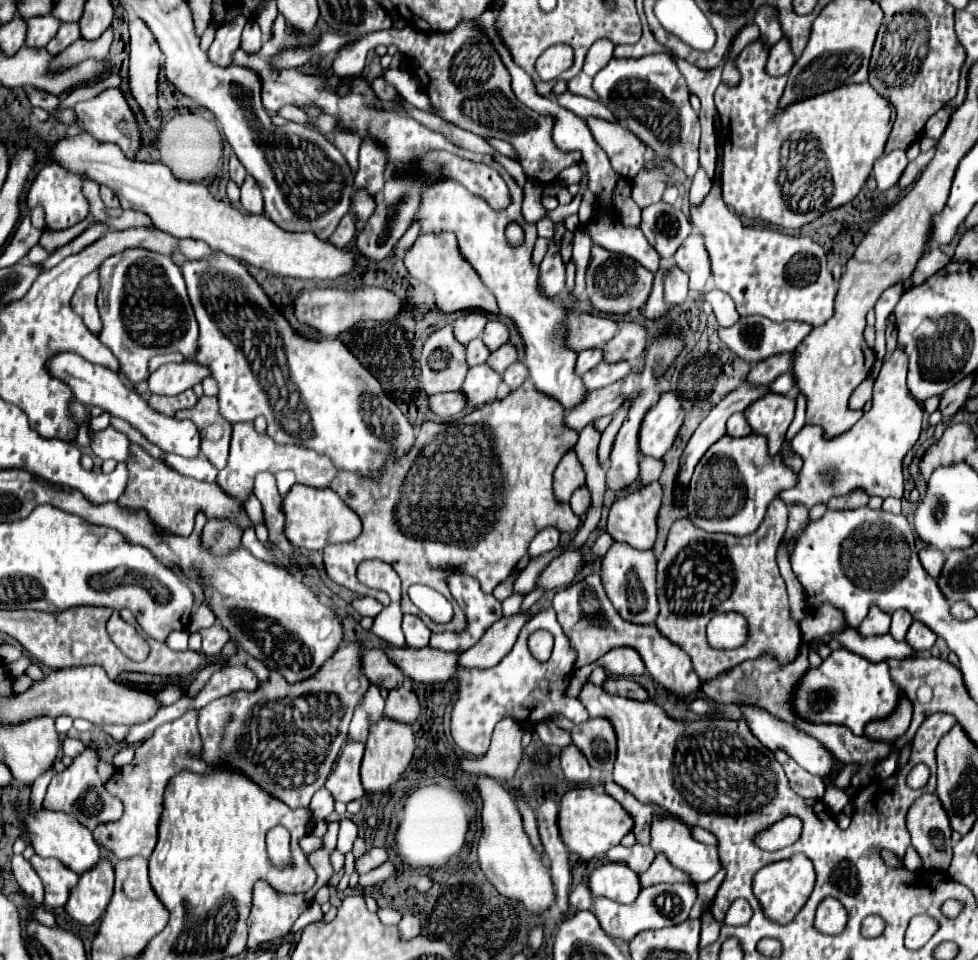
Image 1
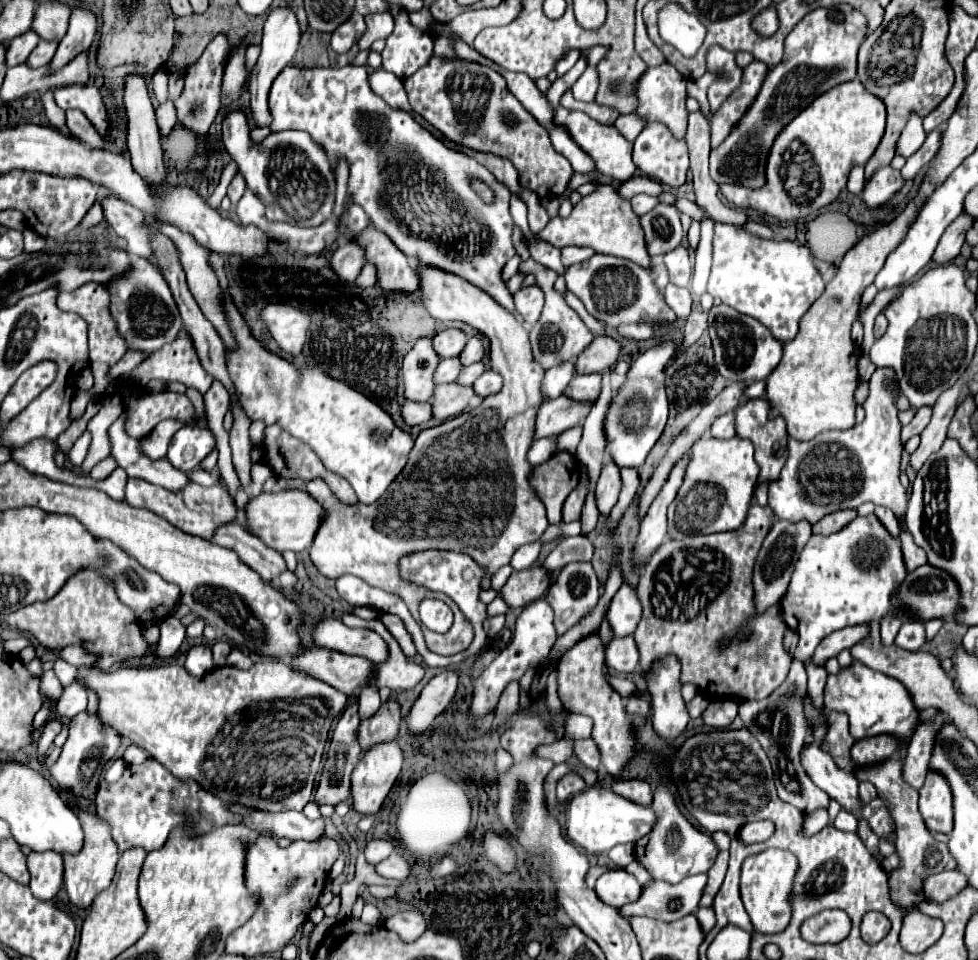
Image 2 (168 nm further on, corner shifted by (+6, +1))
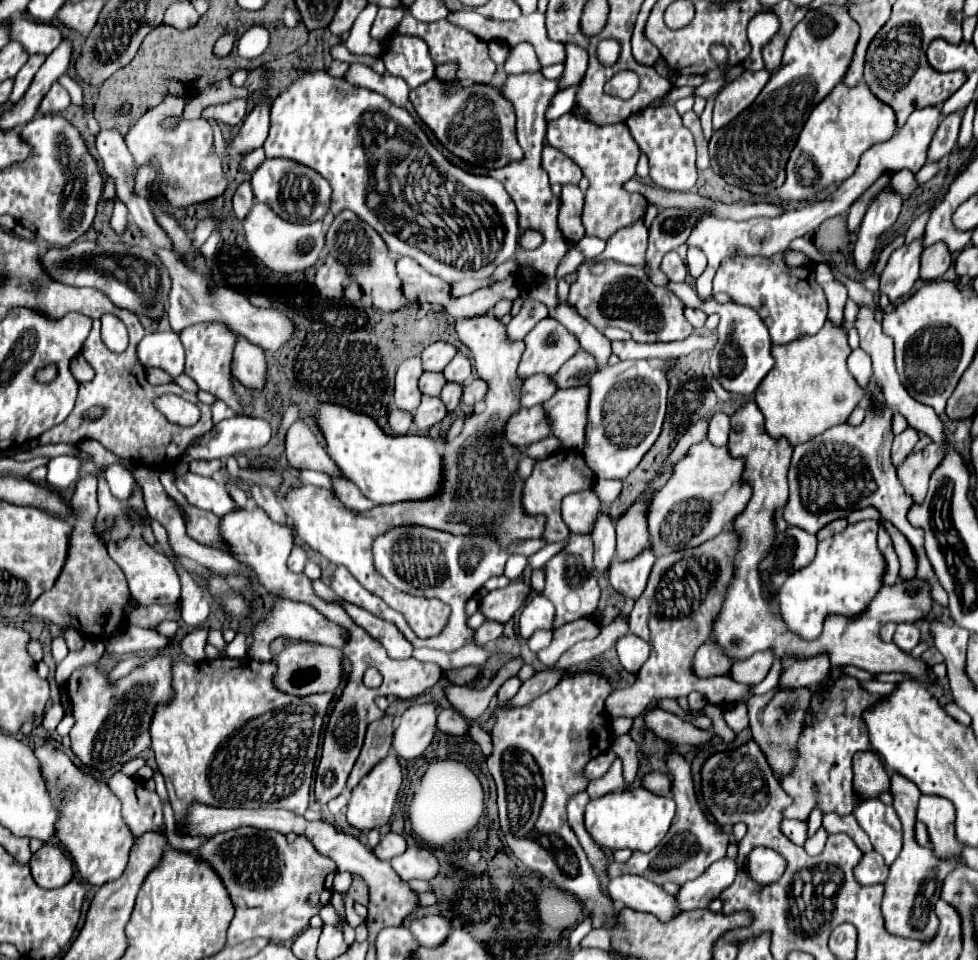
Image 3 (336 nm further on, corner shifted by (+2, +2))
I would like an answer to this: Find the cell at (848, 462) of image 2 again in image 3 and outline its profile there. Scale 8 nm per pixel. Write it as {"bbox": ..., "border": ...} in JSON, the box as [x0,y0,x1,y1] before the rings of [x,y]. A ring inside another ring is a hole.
{"bbox":[782,388,946,606],"border":[[[868,388],[866,418],[860,426],[852,426],[844,422],[818,434],[816,438],[804,444],[798,444],[792,454],[792,464],[788,472],[790,496],[782,508],[782,516],[788,524],[804,528],[810,534],[816,534],[828,522],[836,518],[846,518],[850,510],[876,506],[882,520],[894,524],[914,546],[918,554],[916,576],[926,578],[928,582],[934,582],[934,600],[946,606],[946,592],[934,578],[934,570],[922,550],[922,530],[910,526],[906,518],[908,508],[912,506],[912,496],[904,490],[902,482],[898,480],[896,468],[890,460],[890,448],[894,440],[892,414],[894,412],[886,404],[874,400],[874,390]]]}

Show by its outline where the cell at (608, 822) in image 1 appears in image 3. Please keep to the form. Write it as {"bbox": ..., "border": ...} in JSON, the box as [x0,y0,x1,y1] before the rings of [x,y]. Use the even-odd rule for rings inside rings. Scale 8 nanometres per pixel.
{"bbox":[584,788,676,852],"border":[[[630,788],[620,792],[608,792],[600,798],[592,798],[586,804],[584,822],[592,840],[606,850],[630,848],[650,852],[670,828],[674,810],[676,806],[670,796],[654,796],[644,788]]]}

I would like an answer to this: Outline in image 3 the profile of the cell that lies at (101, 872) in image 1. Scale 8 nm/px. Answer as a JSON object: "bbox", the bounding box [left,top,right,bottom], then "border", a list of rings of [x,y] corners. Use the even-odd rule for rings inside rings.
{"bbox":[34,746,134,886],"border":[[[40,746],[34,750],[34,754],[42,762],[42,774],[46,774],[50,794],[54,794],[58,810],[62,810],[62,822],[58,822],[58,840],[70,852],[82,880],[86,880],[90,886],[102,886],[120,878],[126,868],[134,836],[122,822],[118,798],[114,798],[104,782],[98,782],[78,770],[64,752],[54,750],[52,746]]]}

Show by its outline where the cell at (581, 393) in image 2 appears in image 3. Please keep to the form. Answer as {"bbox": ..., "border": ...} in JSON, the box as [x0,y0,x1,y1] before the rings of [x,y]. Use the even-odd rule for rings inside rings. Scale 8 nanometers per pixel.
{"bbox":[544,386,590,450],"border":[[[572,386],[558,390],[548,402],[544,402],[546,414],[552,424],[552,434],[562,438],[566,450],[582,450],[588,424],[590,388]]]}

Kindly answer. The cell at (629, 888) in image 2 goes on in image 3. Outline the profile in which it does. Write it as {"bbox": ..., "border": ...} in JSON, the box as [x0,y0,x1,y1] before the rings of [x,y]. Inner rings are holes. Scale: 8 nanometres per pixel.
{"bbox":[606,874,680,920],"border":[[[622,874],[608,882],[606,892],[614,902],[620,902],[632,910],[650,912],[660,920],[670,920],[680,914],[680,910],[674,910],[674,896],[666,894],[658,884],[646,878]]]}

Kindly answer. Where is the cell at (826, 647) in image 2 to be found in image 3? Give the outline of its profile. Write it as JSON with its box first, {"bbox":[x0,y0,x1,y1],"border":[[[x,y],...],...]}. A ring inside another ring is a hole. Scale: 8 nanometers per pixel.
{"bbox":[780,654,830,688],"border":[[[816,654],[812,658],[800,658],[792,662],[780,676],[780,686],[784,688],[798,688],[798,686],[816,686],[822,682],[830,672],[830,656]]]}

